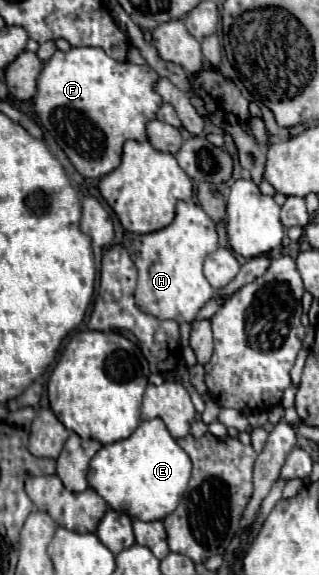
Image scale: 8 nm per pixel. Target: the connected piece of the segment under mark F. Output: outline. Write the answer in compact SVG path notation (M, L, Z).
M71 47L67 53L55 51L55 55L43 65L37 79L37 95L33 99L35 113L41 127L57 141L65 151L69 161L83 177L103 177L111 173L121 161L121 147L127 139L145 141L145 123L155 119L155 111L161 107L163 99L155 91L159 75L149 65L117 63L97 47Z

